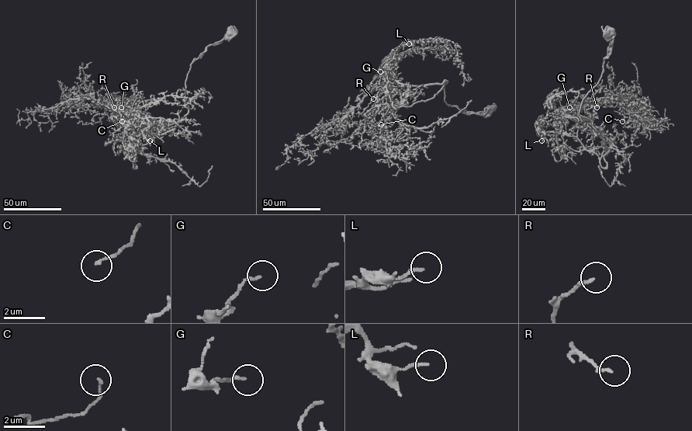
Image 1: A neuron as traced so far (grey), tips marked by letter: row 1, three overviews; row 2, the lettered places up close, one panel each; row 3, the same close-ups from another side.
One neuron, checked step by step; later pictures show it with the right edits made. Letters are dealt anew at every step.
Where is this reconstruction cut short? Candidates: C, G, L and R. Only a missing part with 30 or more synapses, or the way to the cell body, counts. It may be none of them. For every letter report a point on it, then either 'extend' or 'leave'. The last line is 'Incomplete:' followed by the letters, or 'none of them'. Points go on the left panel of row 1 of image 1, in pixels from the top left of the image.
C: place (122, 121); leave
G: place (121, 107); leave
L: place (150, 140); leave
R: place (114, 107); extend
Incomplete: R

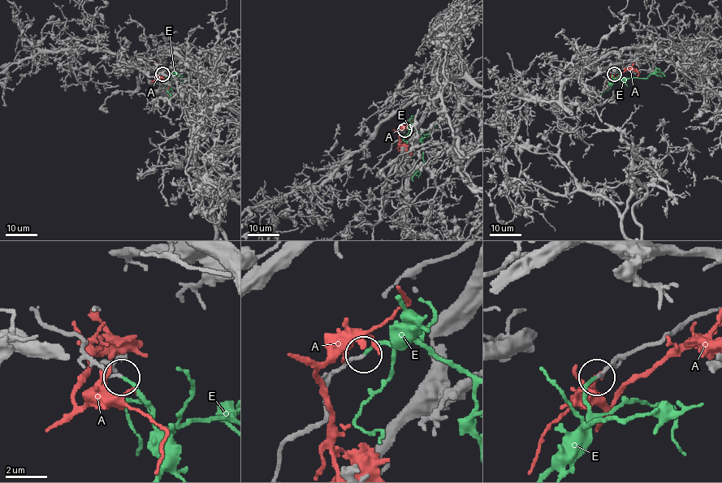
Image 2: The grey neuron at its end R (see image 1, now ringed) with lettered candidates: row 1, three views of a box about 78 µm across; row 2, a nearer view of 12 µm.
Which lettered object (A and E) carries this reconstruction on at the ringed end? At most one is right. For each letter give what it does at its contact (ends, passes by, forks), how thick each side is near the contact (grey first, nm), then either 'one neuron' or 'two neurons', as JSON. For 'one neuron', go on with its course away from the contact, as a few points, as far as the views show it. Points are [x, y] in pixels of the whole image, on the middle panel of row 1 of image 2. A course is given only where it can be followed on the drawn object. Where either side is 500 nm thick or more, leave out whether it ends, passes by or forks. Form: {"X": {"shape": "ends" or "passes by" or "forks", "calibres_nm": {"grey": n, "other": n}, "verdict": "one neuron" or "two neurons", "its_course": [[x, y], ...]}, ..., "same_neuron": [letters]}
{"A": {"shape": "ends", "calibres_nm": {"grey": 220, "other": 200}, "verdict": "two neurons"}, "E": {"shape": "ends", "calibres_nm": {"grey": 160, "other": 140}, "verdict": "one neuron", "its_course": [[404, 129], [413, 127], [421, 133], [423, 163], [412, 178], [412, 181]]}, "same_neuron": ["E"]}

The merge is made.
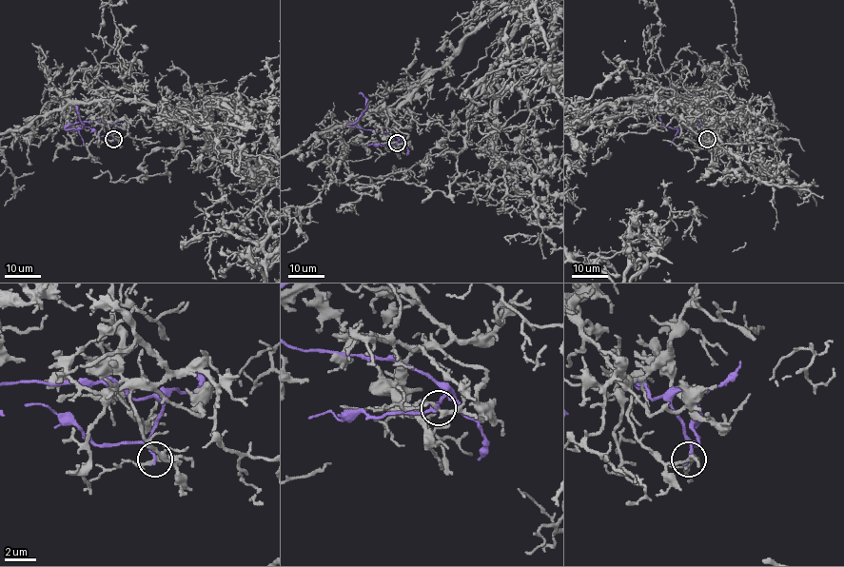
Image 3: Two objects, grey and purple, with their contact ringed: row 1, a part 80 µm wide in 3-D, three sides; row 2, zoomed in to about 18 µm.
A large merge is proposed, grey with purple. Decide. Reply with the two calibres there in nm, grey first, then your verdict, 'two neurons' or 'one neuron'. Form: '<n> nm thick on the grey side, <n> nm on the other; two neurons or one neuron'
260 nm thick on the grey side, 200 nm on the other; two neurons

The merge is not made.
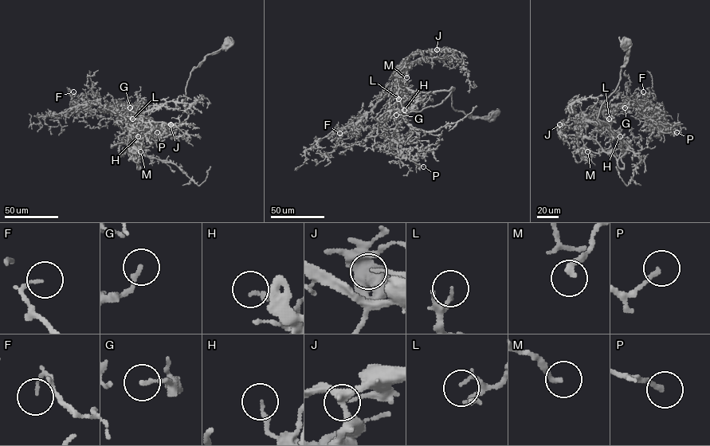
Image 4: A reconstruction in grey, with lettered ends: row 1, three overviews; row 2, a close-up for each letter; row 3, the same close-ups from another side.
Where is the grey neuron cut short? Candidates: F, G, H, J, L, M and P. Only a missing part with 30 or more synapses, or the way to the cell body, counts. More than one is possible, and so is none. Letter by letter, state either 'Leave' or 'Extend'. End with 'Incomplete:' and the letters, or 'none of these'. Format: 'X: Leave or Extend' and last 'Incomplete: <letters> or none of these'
F: Leave
G: Leave
H: Leave
J: Leave
L: Leave
M: Leave
P: Leave
Incomplete: none of these

